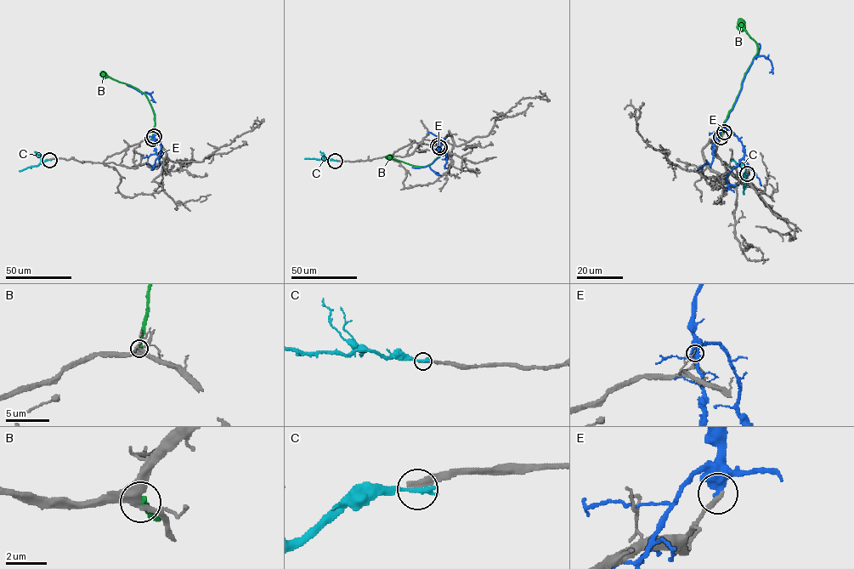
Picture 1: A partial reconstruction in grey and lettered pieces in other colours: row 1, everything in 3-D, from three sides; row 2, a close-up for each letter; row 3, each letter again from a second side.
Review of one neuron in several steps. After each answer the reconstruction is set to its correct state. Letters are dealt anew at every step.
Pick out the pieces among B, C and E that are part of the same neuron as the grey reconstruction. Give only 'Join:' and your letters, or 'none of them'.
Join: none of them

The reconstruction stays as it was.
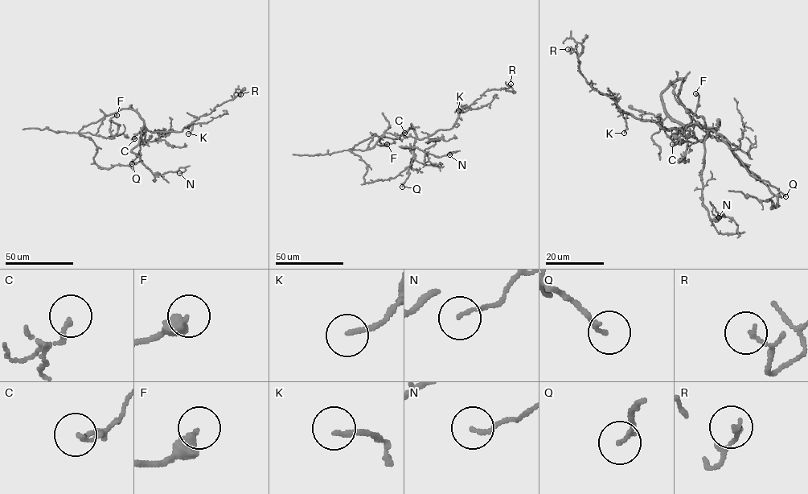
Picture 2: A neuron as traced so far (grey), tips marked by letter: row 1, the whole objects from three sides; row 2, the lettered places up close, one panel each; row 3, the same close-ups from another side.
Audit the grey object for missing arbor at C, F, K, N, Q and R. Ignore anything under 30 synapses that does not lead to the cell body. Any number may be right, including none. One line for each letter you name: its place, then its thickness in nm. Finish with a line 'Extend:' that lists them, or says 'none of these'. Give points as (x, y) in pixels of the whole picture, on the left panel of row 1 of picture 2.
Extend: none of these

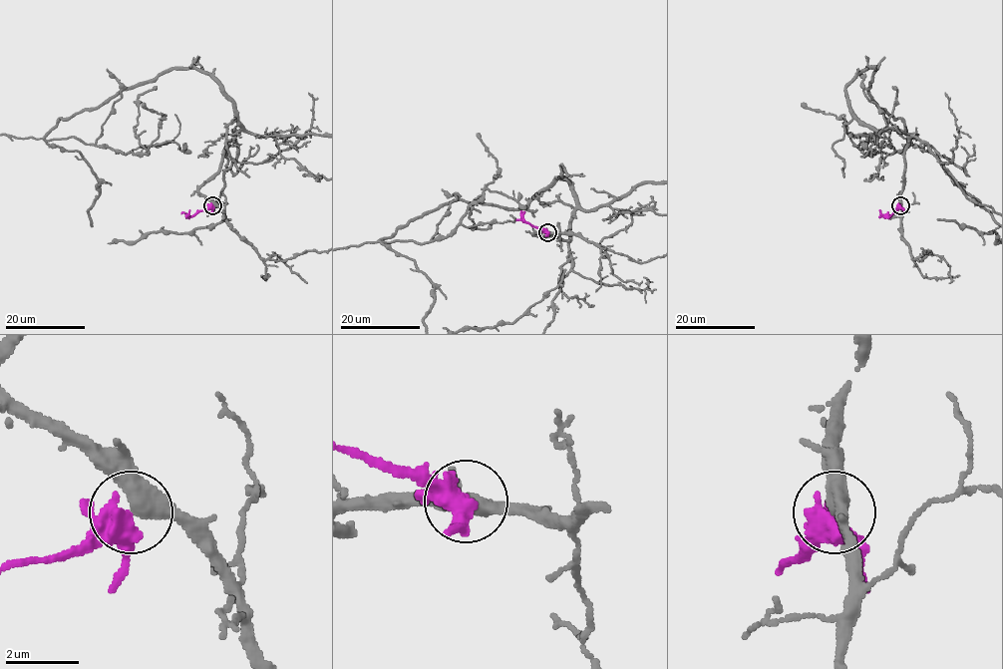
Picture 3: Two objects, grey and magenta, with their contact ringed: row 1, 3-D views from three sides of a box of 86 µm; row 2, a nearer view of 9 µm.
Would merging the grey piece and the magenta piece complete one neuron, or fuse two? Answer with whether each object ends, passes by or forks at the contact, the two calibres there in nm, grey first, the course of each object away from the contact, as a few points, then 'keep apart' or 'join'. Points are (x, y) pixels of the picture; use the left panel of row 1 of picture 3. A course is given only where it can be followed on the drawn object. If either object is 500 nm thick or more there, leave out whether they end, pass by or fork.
grey passes by; magenta forks; calibres 420 and 400 nm; course magenta (213, 205), (188, 216), (189, 209); keep apart

